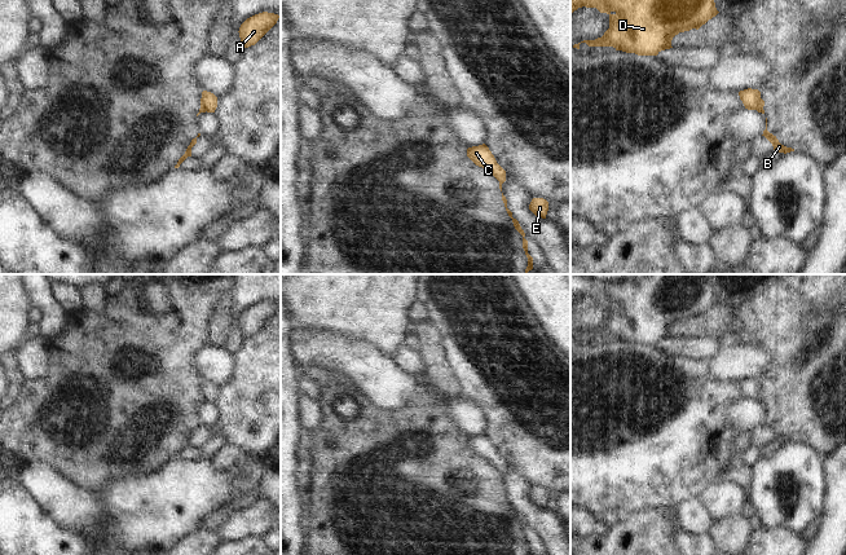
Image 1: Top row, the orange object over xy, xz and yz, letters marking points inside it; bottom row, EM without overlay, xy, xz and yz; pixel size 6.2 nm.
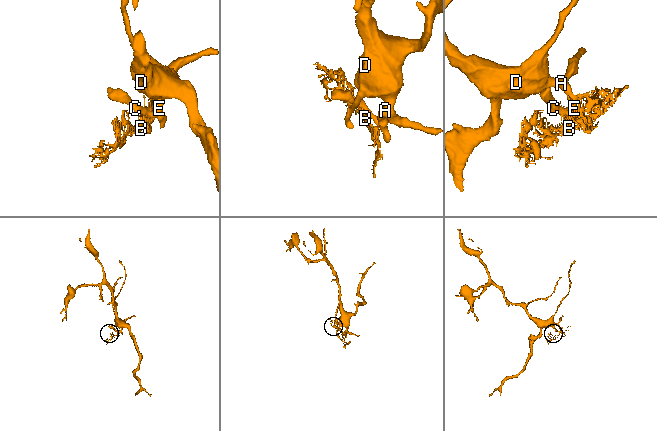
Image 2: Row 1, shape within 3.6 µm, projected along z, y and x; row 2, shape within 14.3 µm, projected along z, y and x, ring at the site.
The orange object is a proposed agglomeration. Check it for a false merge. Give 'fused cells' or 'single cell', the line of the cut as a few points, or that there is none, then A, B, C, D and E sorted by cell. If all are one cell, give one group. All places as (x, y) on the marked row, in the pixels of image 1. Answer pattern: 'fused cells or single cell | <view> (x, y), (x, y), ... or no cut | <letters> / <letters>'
fused cells | xy (201, 98), (206, 102), (207, 110) | A C D E / B

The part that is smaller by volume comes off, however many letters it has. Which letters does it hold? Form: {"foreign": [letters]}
{"foreign": ["B"]}

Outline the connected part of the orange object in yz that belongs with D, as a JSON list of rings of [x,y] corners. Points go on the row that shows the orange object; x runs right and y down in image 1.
[[[570,0],[570,14],[578,8],[596,8],[609,16],[609,28],[602,38],[583,40],[589,47],[613,47],[616,50],[635,53],[638,56],[657,56],[661,50],[670,49],[671,40],[679,32],[699,30],[719,12],[714,0]]]

